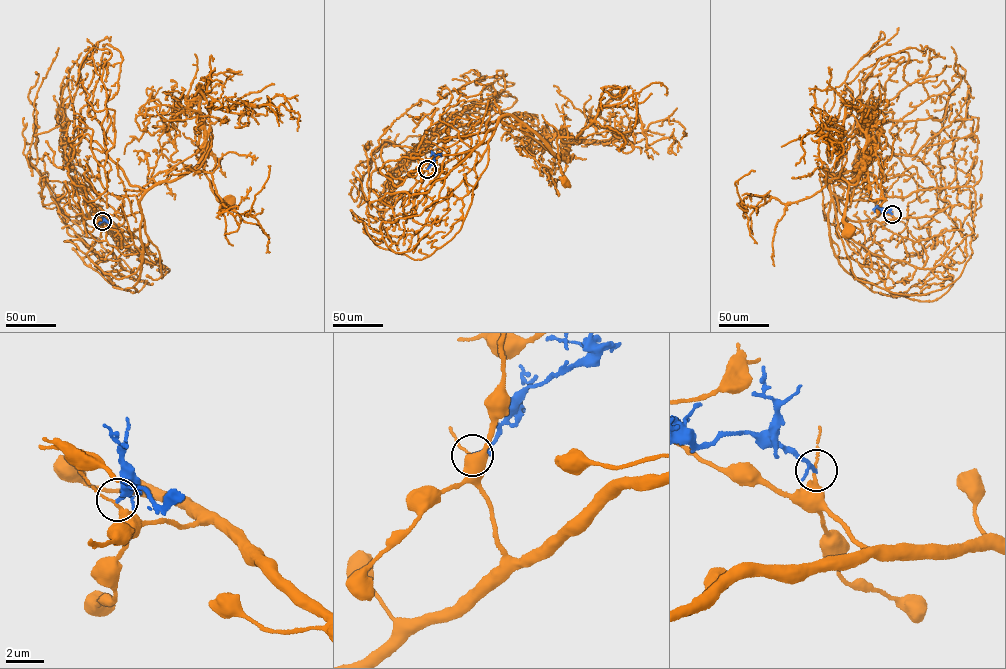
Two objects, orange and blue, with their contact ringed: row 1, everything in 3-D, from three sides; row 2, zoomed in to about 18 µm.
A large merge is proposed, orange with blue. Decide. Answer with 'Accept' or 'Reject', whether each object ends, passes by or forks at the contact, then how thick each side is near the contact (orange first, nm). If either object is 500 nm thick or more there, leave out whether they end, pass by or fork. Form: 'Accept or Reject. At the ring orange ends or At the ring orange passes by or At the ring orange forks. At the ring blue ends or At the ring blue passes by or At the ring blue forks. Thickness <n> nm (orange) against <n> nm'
Reject. At the ring orange passes by. At the ring blue passes by. Thickness 180 nm (orange) against 140 nm

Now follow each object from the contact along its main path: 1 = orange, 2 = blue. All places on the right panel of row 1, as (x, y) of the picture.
1: (892, 213), (880, 223), (850, 220), (839, 211), (828, 175), (858, 177), (843, 219), (849, 230)
2: (892, 214), (876, 207), (879, 210)

